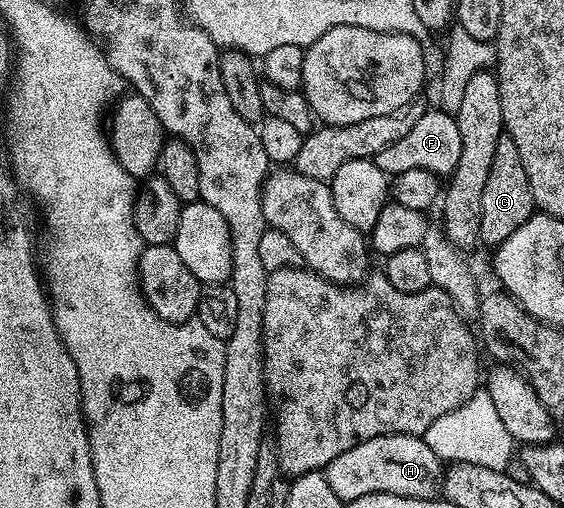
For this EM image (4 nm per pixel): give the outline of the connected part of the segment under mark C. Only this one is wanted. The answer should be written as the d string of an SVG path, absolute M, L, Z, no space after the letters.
M506 135L498 139L498 147L494 147L494 160L490 162L490 175L486 175L486 187L482 187L482 207L480 214L479 244L495 247L501 245L526 219L532 216L534 206L530 195L530 183L526 179L526 170L522 168L522 159L518 156L518 147L514 147L514 139Z

